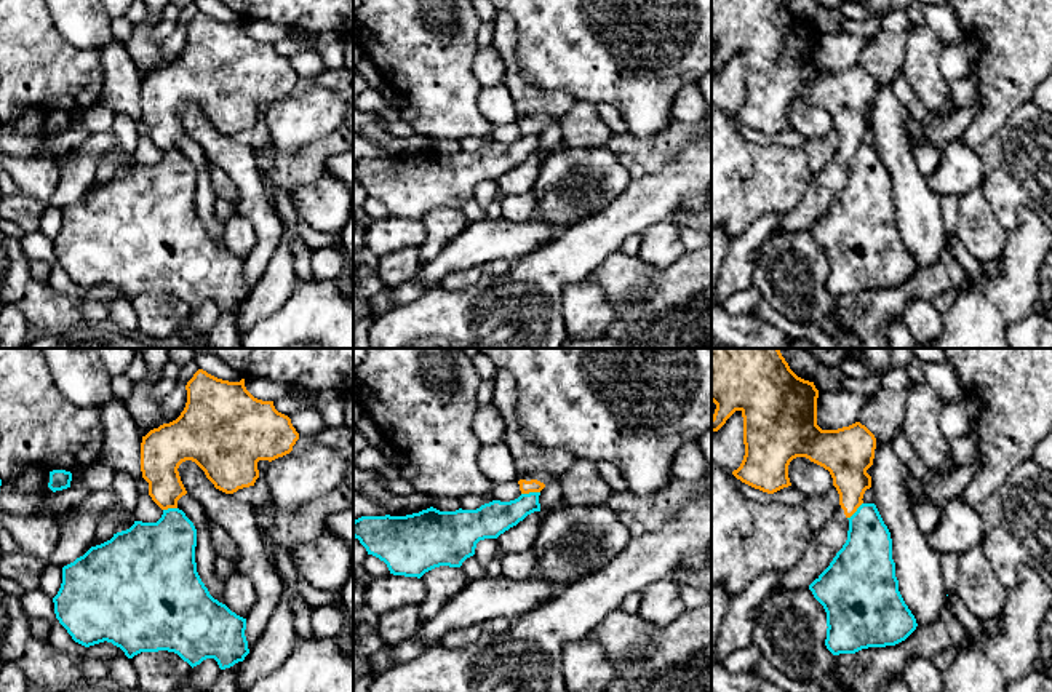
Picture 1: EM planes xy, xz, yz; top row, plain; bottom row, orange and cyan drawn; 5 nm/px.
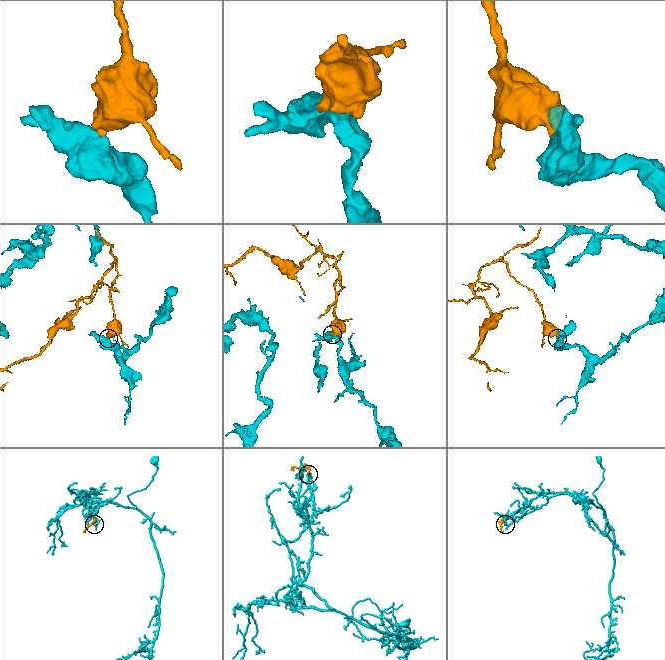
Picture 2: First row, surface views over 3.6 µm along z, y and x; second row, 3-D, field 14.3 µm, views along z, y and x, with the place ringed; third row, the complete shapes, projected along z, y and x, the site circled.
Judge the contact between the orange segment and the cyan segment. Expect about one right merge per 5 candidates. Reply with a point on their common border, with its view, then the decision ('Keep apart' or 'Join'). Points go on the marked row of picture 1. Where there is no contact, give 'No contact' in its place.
Touches orange at xz (529, 491). Keep apart

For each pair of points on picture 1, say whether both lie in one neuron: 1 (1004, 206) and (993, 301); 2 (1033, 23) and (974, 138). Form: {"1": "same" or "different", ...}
{"1": "different", "2": "same"}

